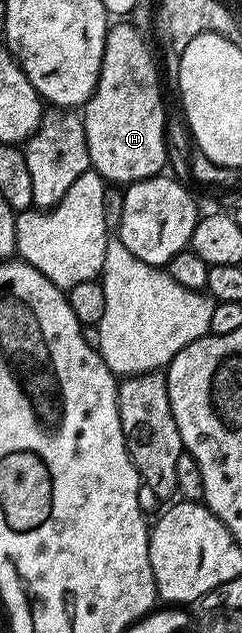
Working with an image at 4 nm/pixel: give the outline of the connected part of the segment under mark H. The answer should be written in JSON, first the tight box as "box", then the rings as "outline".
{"box":[82,23,169,187],"outline":[[[131,23],[112,24],[107,30],[103,62],[95,93],[82,110],[83,130],[91,156],[91,169],[103,177],[104,182],[115,187],[126,187],[146,177],[158,177],[169,161],[169,144],[163,132],[167,129],[167,117],[163,114],[163,93],[159,90],[159,69],[155,57],[147,46],[143,33]]]}

